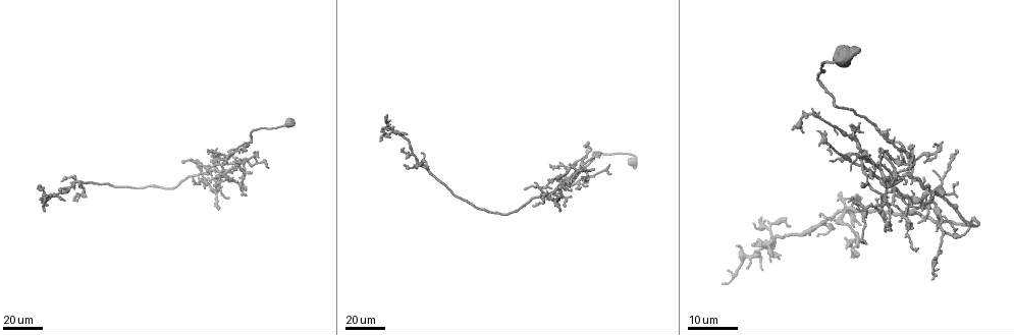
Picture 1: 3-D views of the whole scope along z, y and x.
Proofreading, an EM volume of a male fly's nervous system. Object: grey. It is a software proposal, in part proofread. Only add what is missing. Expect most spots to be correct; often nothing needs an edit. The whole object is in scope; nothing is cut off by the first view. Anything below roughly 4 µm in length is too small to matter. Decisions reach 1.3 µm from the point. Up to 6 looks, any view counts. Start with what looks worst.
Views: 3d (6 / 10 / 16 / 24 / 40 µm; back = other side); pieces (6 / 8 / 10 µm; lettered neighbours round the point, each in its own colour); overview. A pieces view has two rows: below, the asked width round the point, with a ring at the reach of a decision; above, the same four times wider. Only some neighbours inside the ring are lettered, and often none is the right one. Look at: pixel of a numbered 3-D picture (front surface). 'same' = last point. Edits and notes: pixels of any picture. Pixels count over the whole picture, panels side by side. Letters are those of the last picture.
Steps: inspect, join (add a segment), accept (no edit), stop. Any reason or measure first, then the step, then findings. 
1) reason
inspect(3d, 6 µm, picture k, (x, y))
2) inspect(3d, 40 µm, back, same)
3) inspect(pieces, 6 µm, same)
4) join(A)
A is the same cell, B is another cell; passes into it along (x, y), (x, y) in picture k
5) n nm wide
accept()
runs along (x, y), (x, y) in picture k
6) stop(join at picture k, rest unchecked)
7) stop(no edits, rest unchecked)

end of a long branch
inspect(3d, 40 µm, picture 1, (722, 284))

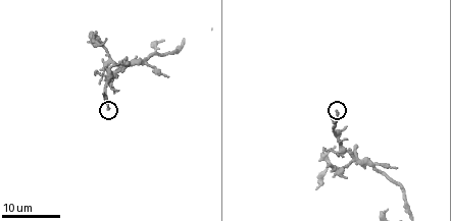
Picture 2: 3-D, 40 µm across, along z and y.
inspect(pieces, 6 µm, picture 2, (338, 112))

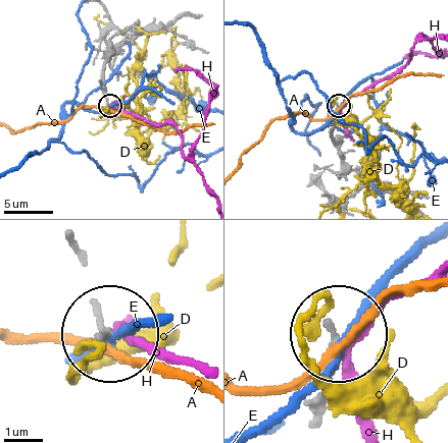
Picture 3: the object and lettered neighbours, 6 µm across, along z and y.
accept()
A, D, E and H are other cells; runs along (316, 405), (336, 340) in picture 3; no lettered segment goes on from it

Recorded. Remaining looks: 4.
branch stops here
inspect(3d, 40 µm, picture 1, (209, 190))

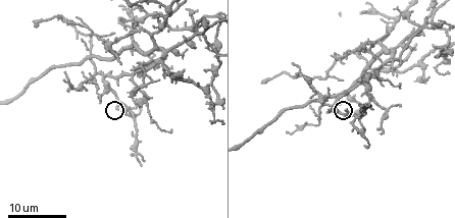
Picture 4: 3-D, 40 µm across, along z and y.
inspect(pieces, 8 µm, picture 4, (345, 109))

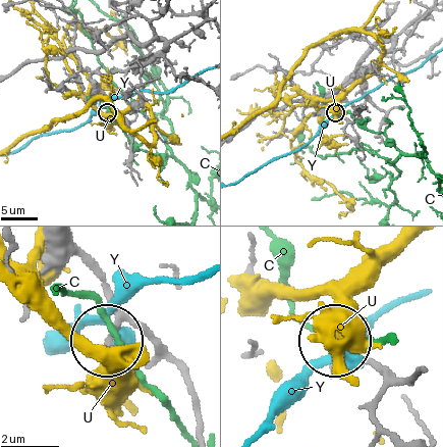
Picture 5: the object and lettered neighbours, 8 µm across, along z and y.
accept()
C, U and Y are other cells; runs along (70, 249), (104, 286), (114, 314), (109, 342) in picture 5; no lettered segment goes on from it

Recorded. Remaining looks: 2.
branch stops here
inspect(3d, 16 µm, picture 2, (94, 71))

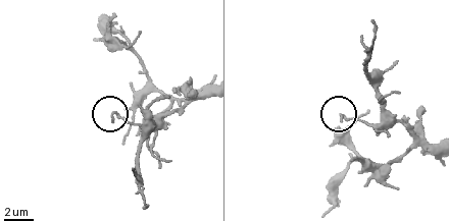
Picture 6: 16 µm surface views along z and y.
what lies round it
inspect(pieces, 6 µm, picture 6, (112, 114))

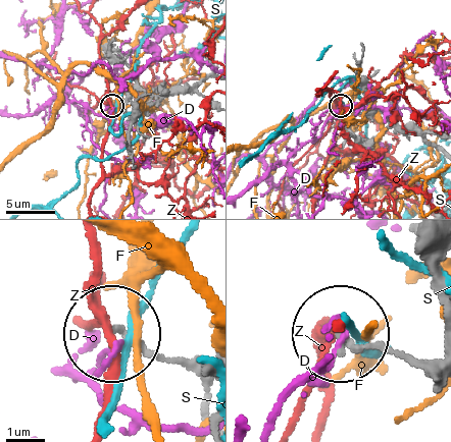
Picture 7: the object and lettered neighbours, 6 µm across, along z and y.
accept()
D, F, S and Z are other cells; runs along (433, 360), (413, 363), (348, 337) in picture 7; none of them fits

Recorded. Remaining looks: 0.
stop(no edits, rest unchecked)

